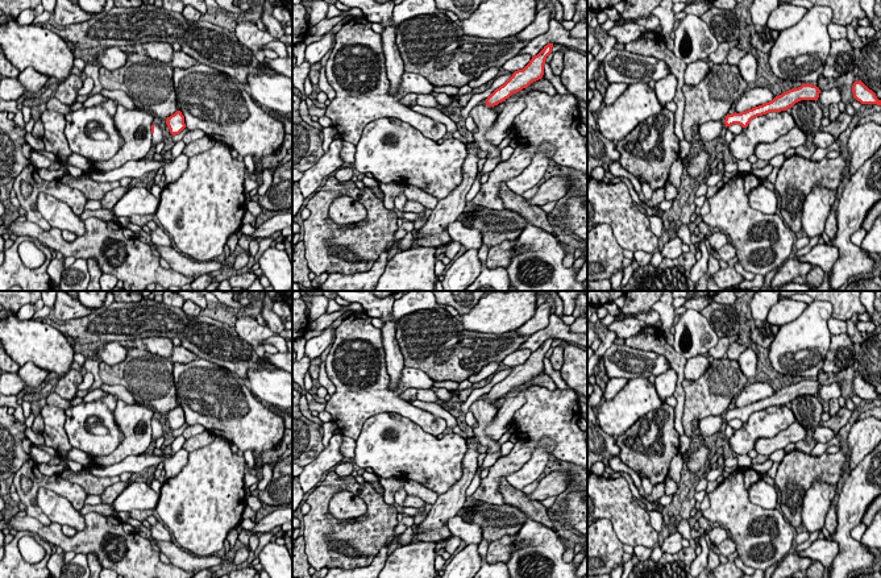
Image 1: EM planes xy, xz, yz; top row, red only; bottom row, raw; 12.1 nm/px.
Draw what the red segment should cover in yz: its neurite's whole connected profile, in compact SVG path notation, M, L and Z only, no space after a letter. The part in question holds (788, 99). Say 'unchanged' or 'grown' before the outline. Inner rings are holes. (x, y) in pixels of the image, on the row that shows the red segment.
unchanged; M802 84L798 88L789 90L780 96L776 96L772 101L755 107L741 113L727 115L724 124L726 128L734 124L739 124L747 128L752 118L766 115L769 112L781 112L791 108L801 100L818 100L820 90L813 84Z

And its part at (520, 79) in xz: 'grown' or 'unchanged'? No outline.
unchanged

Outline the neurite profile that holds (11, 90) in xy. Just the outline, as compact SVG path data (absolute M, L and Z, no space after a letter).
M3 78L0 82L0 99L5 101L16 101L25 93L17 78Z

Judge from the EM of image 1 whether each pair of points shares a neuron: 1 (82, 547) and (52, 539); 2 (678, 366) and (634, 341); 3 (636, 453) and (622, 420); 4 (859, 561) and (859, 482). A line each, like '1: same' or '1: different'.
1: same
2: same
3: different
4: same

